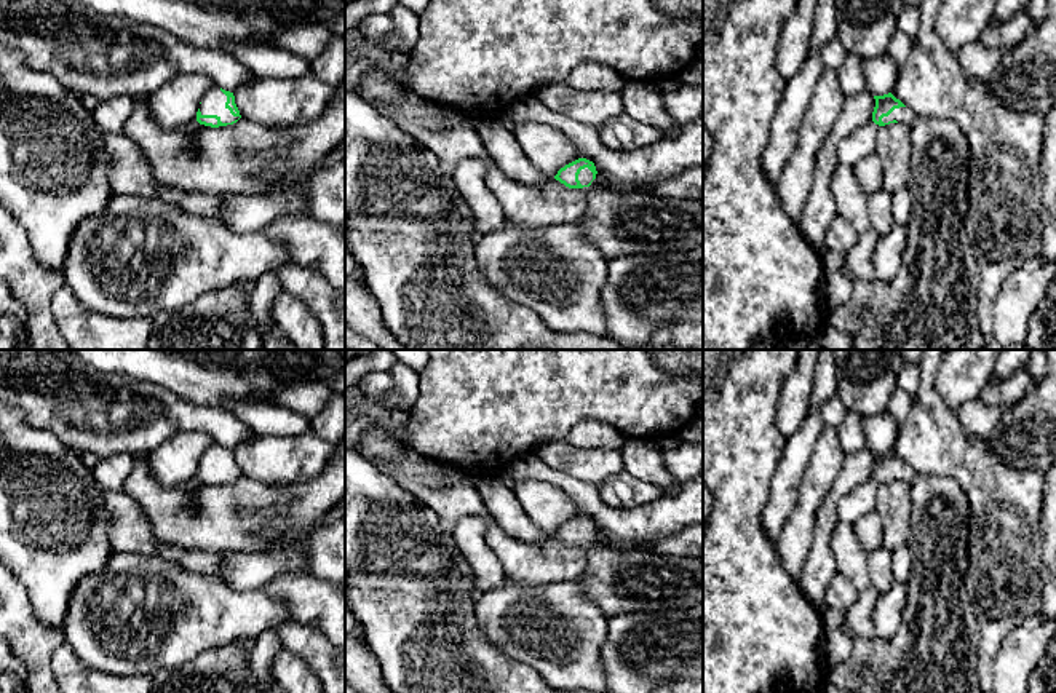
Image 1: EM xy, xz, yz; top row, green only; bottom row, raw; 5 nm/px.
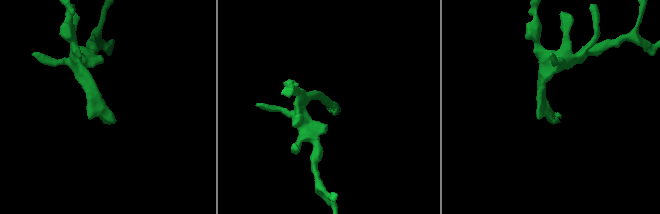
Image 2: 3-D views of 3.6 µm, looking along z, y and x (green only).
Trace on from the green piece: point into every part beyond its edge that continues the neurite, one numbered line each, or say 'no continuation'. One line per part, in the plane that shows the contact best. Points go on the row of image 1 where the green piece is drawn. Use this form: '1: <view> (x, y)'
1: xy (213, 102)

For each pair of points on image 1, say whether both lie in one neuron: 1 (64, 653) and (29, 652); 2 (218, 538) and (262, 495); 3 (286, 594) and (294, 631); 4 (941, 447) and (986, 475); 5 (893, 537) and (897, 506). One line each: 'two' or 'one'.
1: two
2: one
3: two
4: one
5: one

